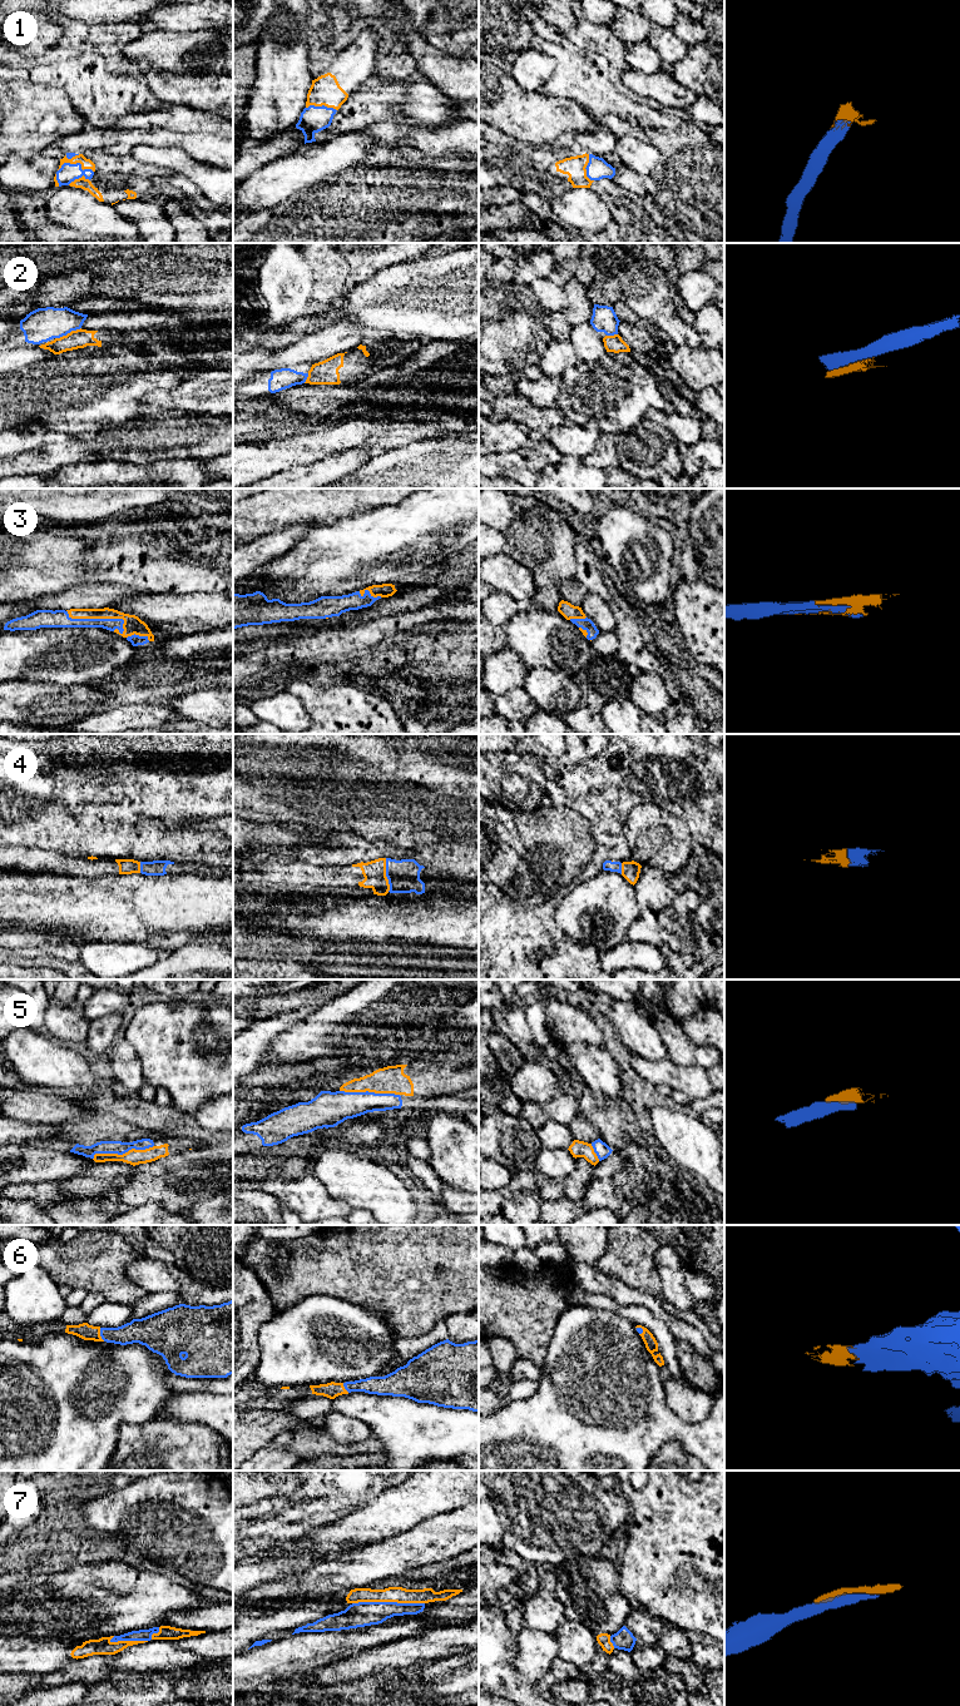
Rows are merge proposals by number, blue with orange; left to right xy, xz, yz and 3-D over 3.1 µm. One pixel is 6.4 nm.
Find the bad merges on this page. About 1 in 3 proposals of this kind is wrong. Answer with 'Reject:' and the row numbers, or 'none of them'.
Reject: 2

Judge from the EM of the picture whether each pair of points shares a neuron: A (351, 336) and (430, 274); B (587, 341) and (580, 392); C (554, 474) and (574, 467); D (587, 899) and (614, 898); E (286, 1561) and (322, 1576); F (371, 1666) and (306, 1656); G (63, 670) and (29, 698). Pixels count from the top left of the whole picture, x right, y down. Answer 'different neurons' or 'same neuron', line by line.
A: different neurons
B: different neurons
C: same neuron
D: same neuron
E: different neurons
F: different neurons
G: different neurons

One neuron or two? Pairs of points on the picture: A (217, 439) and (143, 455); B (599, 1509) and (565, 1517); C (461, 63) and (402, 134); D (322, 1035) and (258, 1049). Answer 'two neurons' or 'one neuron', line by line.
A: one neuron
B: one neuron
C: two neurons
D: two neurons

